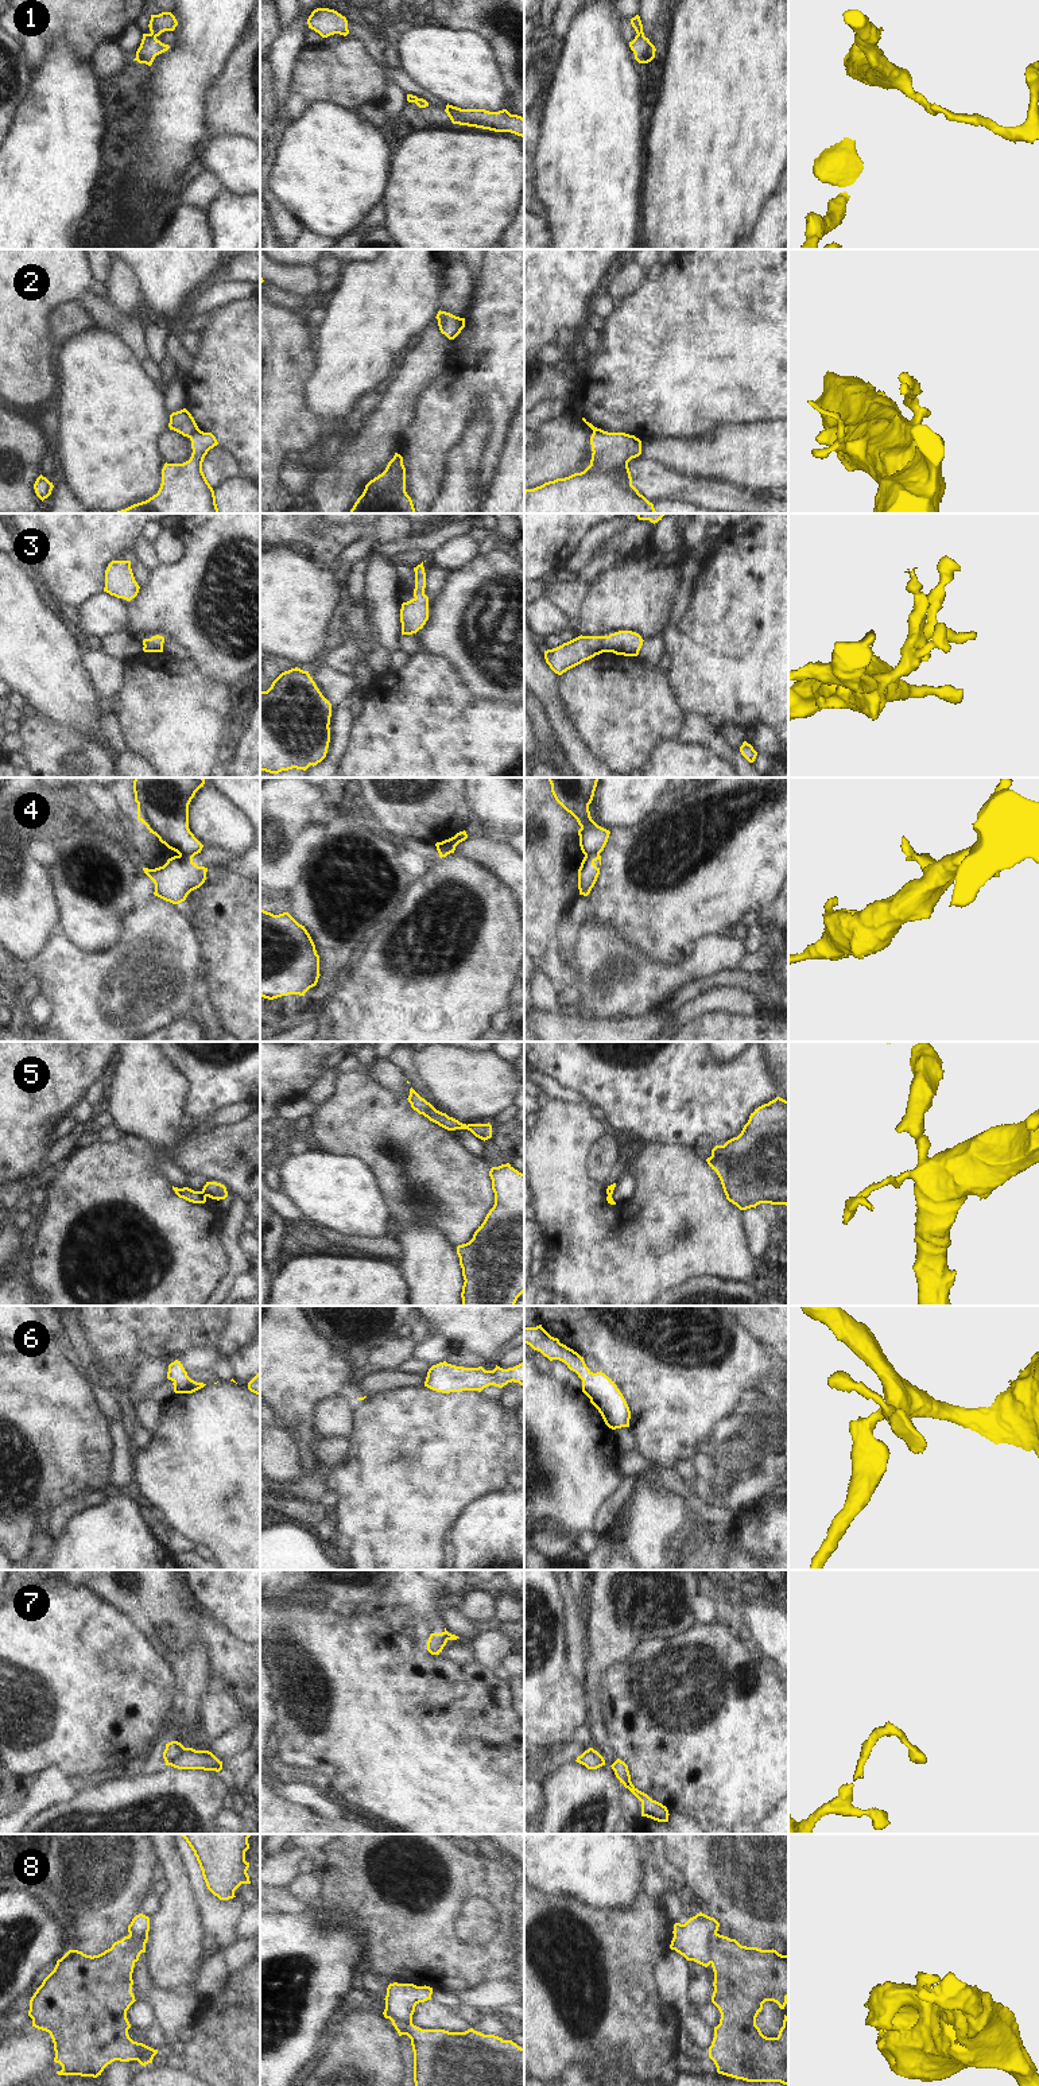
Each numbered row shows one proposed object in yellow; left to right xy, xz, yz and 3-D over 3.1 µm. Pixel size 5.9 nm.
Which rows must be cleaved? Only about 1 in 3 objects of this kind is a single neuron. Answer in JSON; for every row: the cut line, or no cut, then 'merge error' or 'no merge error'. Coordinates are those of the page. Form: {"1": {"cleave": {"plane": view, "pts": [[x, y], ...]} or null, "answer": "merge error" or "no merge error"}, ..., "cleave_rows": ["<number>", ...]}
{"1": {"cleave": null, "answer": "no merge error"}, "2": {"cleave": {"plane": "xy", "pts": [[198, 429], [190, 438]]}, "answer": "merge error"}, "3": {"cleave": null, "answer": "no merge error"}, "4": {"cleave": {"plane": "xy", "pts": [[194, 853], [179, 856]]}, "answer": "merge error"}, "5": {"cleave": {"plane": "xy", "pts": [[201, 1191], [205, 1197]]}, "answer": "merge error"}, "6": {"cleave": null, "answer": "no merge error"}, "7": {"cleave": {"plane": "xy", "pts": [[185, 1748], [166, 1764]]}, "answer": "merge error"}, "8": {"cleave": {"plane": "yz", "pts": [[716, 1933], [710, 1941], [710, 1962]]}, "answer": "merge error"}, "cleave_rows": ["2", "4", "5", "7", "8"]}

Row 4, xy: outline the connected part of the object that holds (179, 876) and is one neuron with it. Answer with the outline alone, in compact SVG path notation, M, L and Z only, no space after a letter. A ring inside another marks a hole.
M193 853L174 856L163 866L143 868L155 884L154 895L172 904L179 904L191 891L199 888L206 880L208 868L198 866L193 861L194 856Z

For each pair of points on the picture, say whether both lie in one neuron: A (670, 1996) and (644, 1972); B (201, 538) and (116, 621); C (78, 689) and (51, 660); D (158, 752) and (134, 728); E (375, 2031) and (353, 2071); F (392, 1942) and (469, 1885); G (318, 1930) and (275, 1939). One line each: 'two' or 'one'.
A: two
B: two
C: one
D: one
E: one
F: one
G: one

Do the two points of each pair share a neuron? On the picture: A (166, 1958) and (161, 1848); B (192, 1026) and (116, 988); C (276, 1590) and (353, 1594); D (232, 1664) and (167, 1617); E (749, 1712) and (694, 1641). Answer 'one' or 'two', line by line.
A: one
B: two
C: one
D: one
E: one

